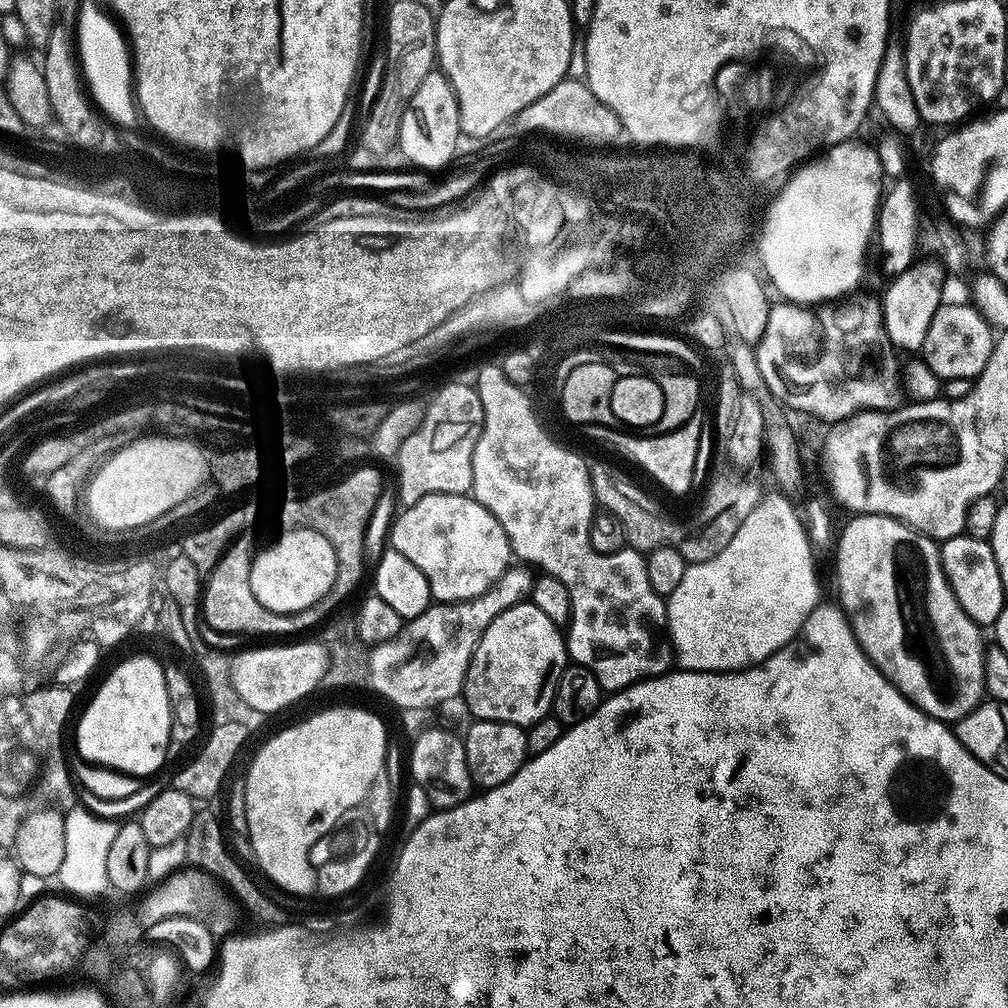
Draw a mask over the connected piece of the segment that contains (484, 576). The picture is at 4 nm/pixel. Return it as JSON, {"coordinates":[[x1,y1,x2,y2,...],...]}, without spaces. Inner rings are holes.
{"coordinates":[[432,492,407,506,392,528,391,547,426,574,437,601,472,600,496,584,513,563,512,547,502,526,471,495]]}

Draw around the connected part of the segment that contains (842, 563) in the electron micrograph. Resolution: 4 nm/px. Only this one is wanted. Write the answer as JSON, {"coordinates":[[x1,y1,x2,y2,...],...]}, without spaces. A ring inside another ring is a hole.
{"coordinates":[[856,514,852,520,840,532,840,541,836,544,836,586,840,590,839,607,844,609,844,615,848,618,848,625,852,628,852,633,857,642,862,646,862,650,868,656,869,662,891,682,916,707,921,708,927,716,932,716,936,720,945,722,955,722,960,720,970,710,977,708,985,699,984,691,984,650,985,641,980,641,981,625,978,625,958,606,958,598,954,598,954,590,949,586,948,579,944,573,944,567,940,561,940,550,937,541,931,540,929,536,923,536,920,532,915,532,913,528,900,523,899,520,889,516,874,516,871,514]]}

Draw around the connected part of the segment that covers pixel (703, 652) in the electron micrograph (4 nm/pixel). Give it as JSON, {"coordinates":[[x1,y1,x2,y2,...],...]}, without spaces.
{"coordinates":[[775,494,776,496,766,495,760,498,751,510,750,516,746,518,738,532,734,534,734,538,730,538,726,542,720,552,714,554,712,558,700,563,689,563,686,574,682,574,682,582,678,582,678,587,666,597,666,607,668,609,668,634,674,660,681,669,689,672,738,672,741,668,754,668,766,658,770,658,770,654,774,654,782,646,792,643,795,636,800,635,800,628,806,622,806,618,818,606,821,599,820,590,816,582,816,570,812,562,812,554,810,552,809,535,806,528,800,525,796,518,795,512,790,508,789,500,785,495]]}

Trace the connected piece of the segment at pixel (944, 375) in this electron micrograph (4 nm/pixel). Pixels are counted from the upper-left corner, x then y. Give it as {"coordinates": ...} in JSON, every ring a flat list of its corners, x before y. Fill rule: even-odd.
{"coordinates":[[941,303,934,317,931,318,930,328,926,332,921,355,924,363,941,380,950,380,956,377,975,378,992,353,995,344,994,330,971,305,956,305]]}

